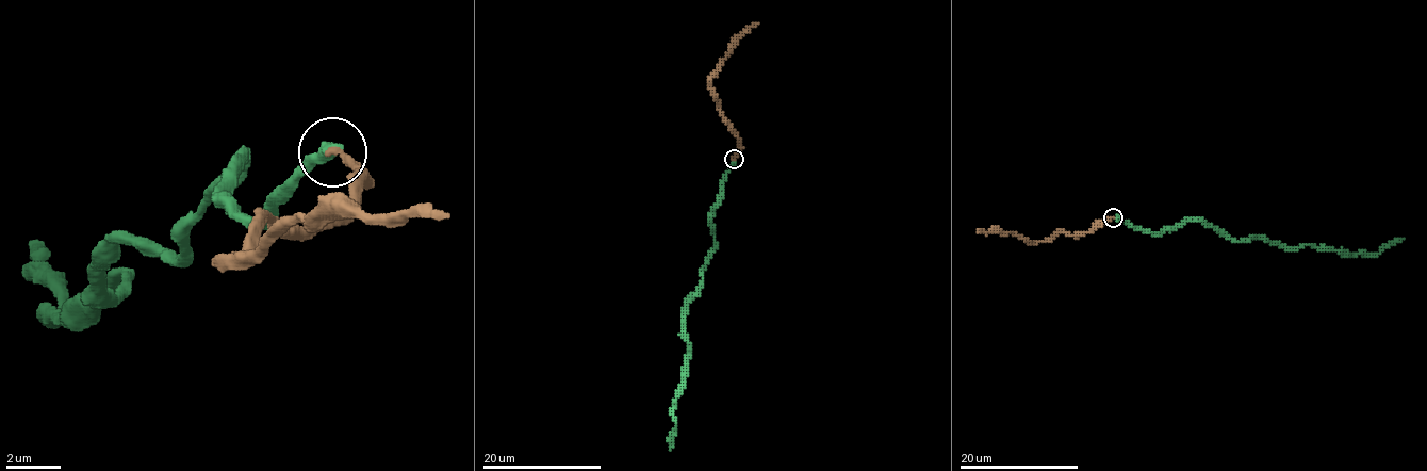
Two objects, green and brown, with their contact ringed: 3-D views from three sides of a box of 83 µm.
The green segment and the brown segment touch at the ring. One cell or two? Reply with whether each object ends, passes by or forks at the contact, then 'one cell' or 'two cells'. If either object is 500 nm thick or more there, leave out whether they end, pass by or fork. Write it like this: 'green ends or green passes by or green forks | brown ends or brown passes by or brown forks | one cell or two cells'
green ends | brown ends | one cell

